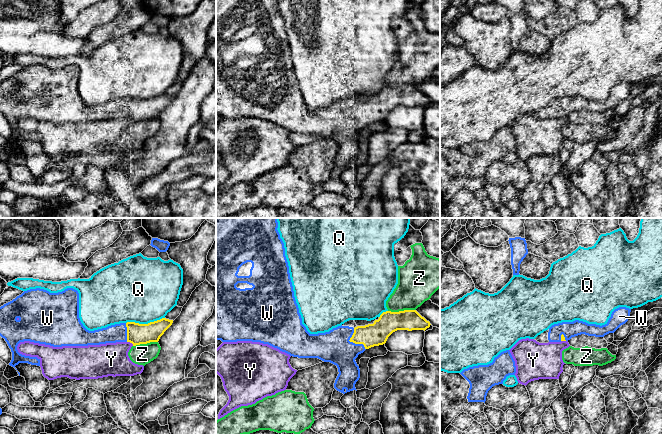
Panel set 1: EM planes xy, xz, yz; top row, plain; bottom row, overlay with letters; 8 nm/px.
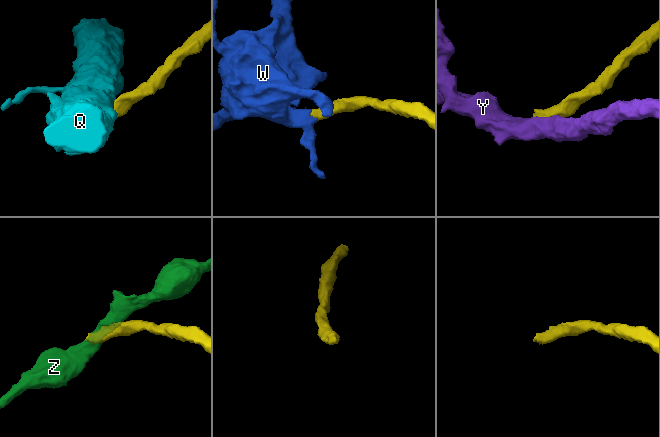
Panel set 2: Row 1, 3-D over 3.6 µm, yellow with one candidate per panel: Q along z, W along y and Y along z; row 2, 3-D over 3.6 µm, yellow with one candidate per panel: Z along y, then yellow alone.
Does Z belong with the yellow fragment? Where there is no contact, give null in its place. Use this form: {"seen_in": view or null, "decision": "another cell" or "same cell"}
{"seen_in": "xz", "decision": "another cell"}

